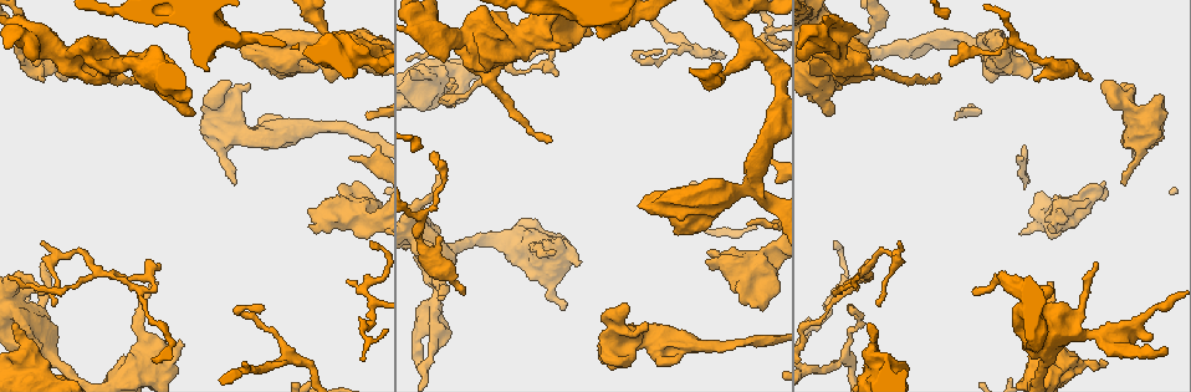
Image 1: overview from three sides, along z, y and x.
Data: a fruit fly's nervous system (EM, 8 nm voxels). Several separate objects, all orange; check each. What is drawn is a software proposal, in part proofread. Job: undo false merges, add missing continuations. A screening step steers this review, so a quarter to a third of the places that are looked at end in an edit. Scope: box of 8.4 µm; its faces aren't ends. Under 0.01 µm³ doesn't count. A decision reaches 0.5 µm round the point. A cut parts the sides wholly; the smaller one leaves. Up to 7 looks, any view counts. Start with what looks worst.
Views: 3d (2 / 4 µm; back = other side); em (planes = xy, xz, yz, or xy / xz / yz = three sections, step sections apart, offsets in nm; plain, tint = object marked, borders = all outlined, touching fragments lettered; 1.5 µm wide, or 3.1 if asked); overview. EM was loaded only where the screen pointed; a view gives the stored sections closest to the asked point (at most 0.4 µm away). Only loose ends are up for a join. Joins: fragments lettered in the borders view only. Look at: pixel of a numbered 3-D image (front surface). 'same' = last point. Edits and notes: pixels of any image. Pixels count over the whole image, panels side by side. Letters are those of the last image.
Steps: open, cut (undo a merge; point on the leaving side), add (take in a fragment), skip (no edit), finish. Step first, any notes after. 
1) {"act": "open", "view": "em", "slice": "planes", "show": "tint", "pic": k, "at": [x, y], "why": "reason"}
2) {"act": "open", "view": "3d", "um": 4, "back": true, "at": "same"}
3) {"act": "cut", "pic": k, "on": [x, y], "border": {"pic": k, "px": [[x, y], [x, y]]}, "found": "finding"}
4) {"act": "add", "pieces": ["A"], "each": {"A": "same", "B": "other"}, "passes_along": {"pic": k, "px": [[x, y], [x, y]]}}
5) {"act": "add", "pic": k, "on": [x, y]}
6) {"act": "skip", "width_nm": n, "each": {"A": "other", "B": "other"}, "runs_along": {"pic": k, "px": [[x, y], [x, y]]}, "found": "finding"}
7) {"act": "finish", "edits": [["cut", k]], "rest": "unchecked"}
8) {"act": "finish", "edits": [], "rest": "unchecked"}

{"act": "open", "view": "3d", "um": 2, "pic": 1, "at": [1036, 78], "why": "free end"}

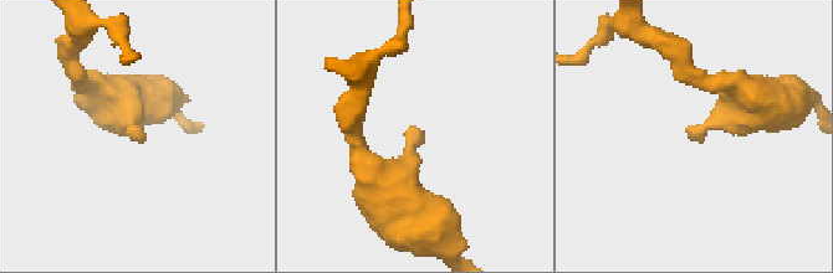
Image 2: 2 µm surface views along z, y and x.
{"act": "open", "view": "em", "slice": "xz", "step": 8, "show": "borders", "pic": 2, "at": [409, 128], "why": "shape alone is not enough"}

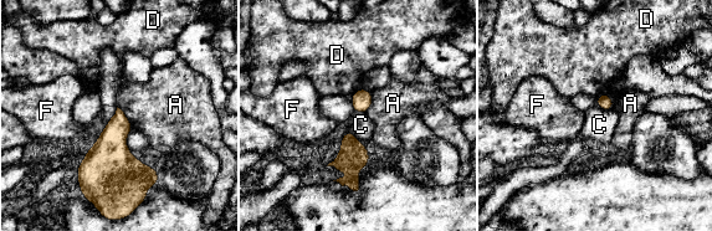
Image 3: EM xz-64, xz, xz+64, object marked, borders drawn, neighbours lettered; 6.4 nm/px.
{"act": "skip", "longest_contact_nm": ["A", 190], "each": {"A": "other", "C": "other", "D": "other", "F": "other"}, "border": {"pic": 3, "px": [[607, 91], [597, 96]]}, "found": "none of them fits"}

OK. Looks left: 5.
{"act": "open", "view": "em", "slice": "xz", "step": 4, "show": "borders", "pic": 1, "at": [1043, 288], "why": "branch stops here"}

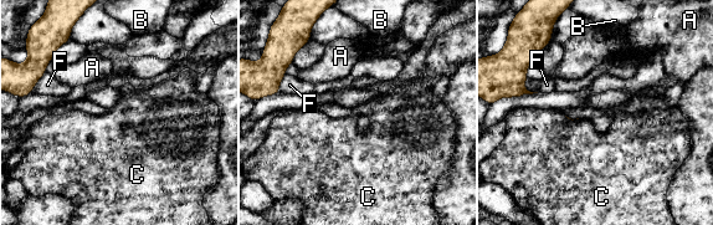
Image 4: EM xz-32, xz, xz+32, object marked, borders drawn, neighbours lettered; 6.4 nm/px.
{"act": "open", "view": "em", "slice": "planes", "show": "borders", "at": "same"}

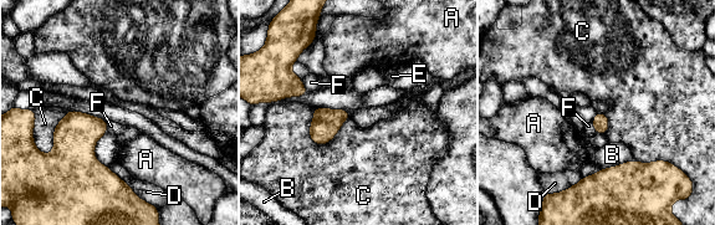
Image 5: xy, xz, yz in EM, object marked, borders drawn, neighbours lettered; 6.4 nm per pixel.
{"act": "skip", "longest_contact_nm": ["C", 320], "each": {"A": "other", "B": "other", "C": "other", "D": "other", "E": "other", "F": "other"}, "found": "none of them fits"}

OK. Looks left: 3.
{"act": "open", "view": "3d", "um": 2, "pic": 1, "at": [856, 30], "why": "free end"}

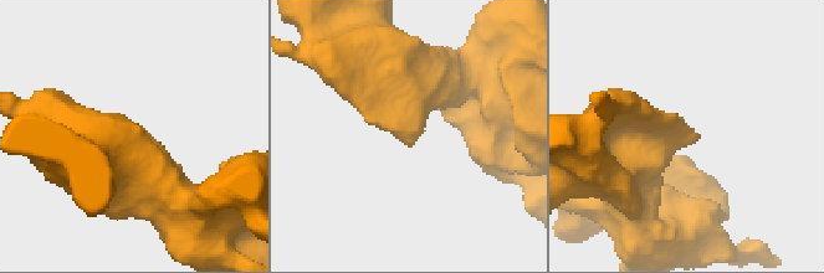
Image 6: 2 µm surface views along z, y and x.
{"act": "open", "view": "em", "slice": "planes", "show": "borders", "pic": 6, "at": [685, 129]}

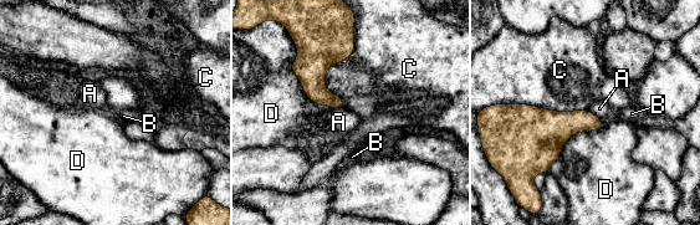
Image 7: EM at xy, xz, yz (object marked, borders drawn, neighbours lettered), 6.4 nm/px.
{"act": "skip", "each": {"A": "other", "B": "other", "C": "other", "D": "other"}, "border": {"pic": 7, "px": [[318, 103], [343, 110]]}, "found": "no lettered fragment goes on from it"}

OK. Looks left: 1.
{"act": "finish", "edits": [], "rest": "unchecked"}

